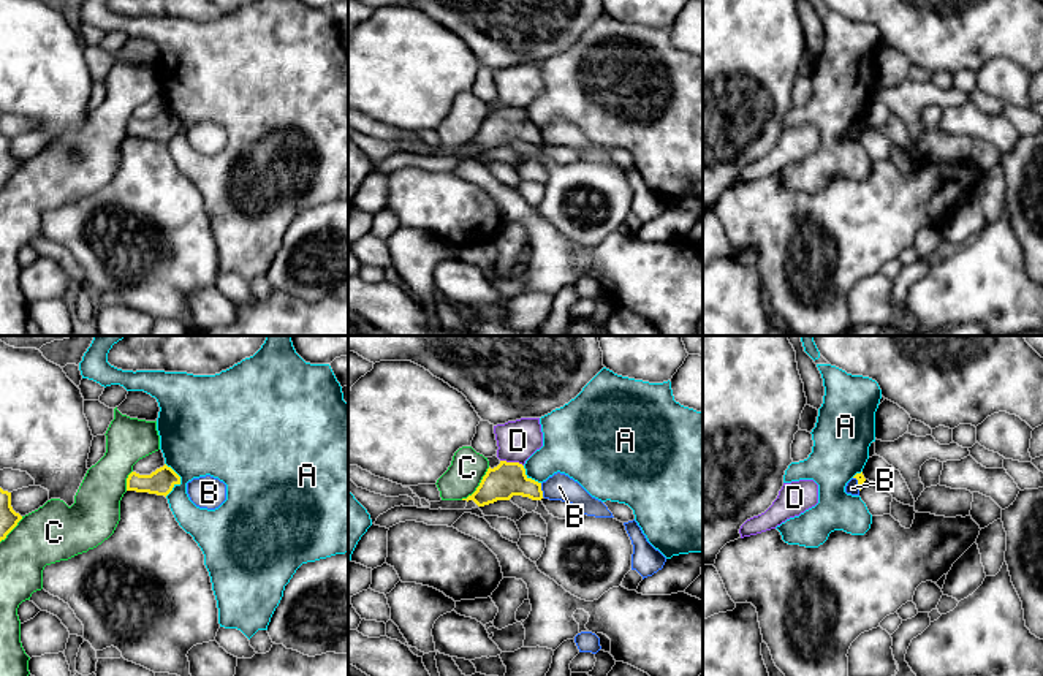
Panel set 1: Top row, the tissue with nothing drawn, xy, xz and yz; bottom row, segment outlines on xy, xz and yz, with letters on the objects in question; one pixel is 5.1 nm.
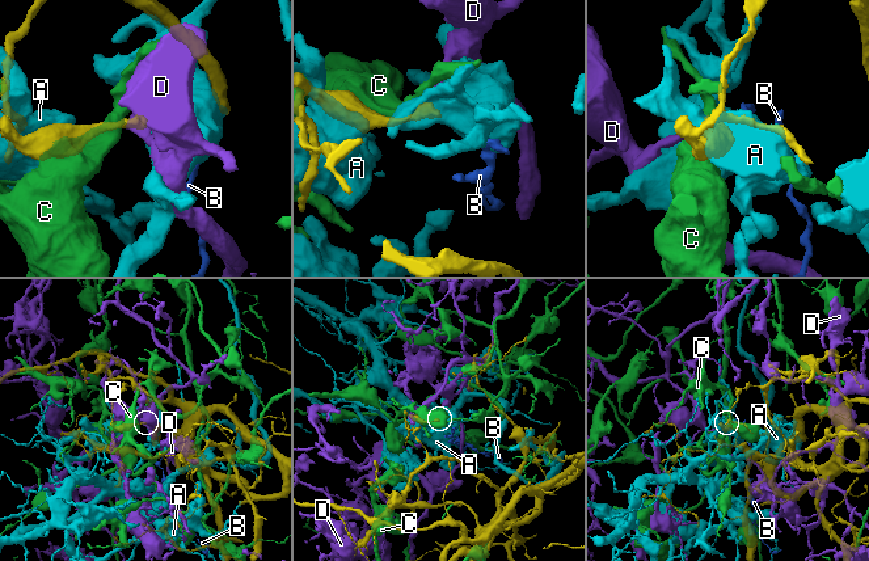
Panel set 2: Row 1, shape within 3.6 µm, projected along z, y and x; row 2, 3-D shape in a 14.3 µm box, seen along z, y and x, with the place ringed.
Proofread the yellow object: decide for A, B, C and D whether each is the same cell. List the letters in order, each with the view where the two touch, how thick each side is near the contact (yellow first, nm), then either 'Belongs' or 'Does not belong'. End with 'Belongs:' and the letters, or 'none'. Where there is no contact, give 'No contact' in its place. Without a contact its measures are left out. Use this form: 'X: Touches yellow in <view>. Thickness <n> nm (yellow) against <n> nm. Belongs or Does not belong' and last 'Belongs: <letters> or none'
A: Touches yellow in xy. Thickness 130 nm (yellow) against 400 nm. Does not belong
B: Touches yellow in xz. Thickness 180 nm (yellow) against 140 nm. Does not belong
C: Touches yellow in xz. Thickness 180 nm (yellow) against 180 nm. Does not belong
D: Touches yellow in xz. Thickness 180 nm (yellow) against 200 nm. Does not belong
Belongs: none

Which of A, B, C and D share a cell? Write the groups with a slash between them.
A / B / C / D

